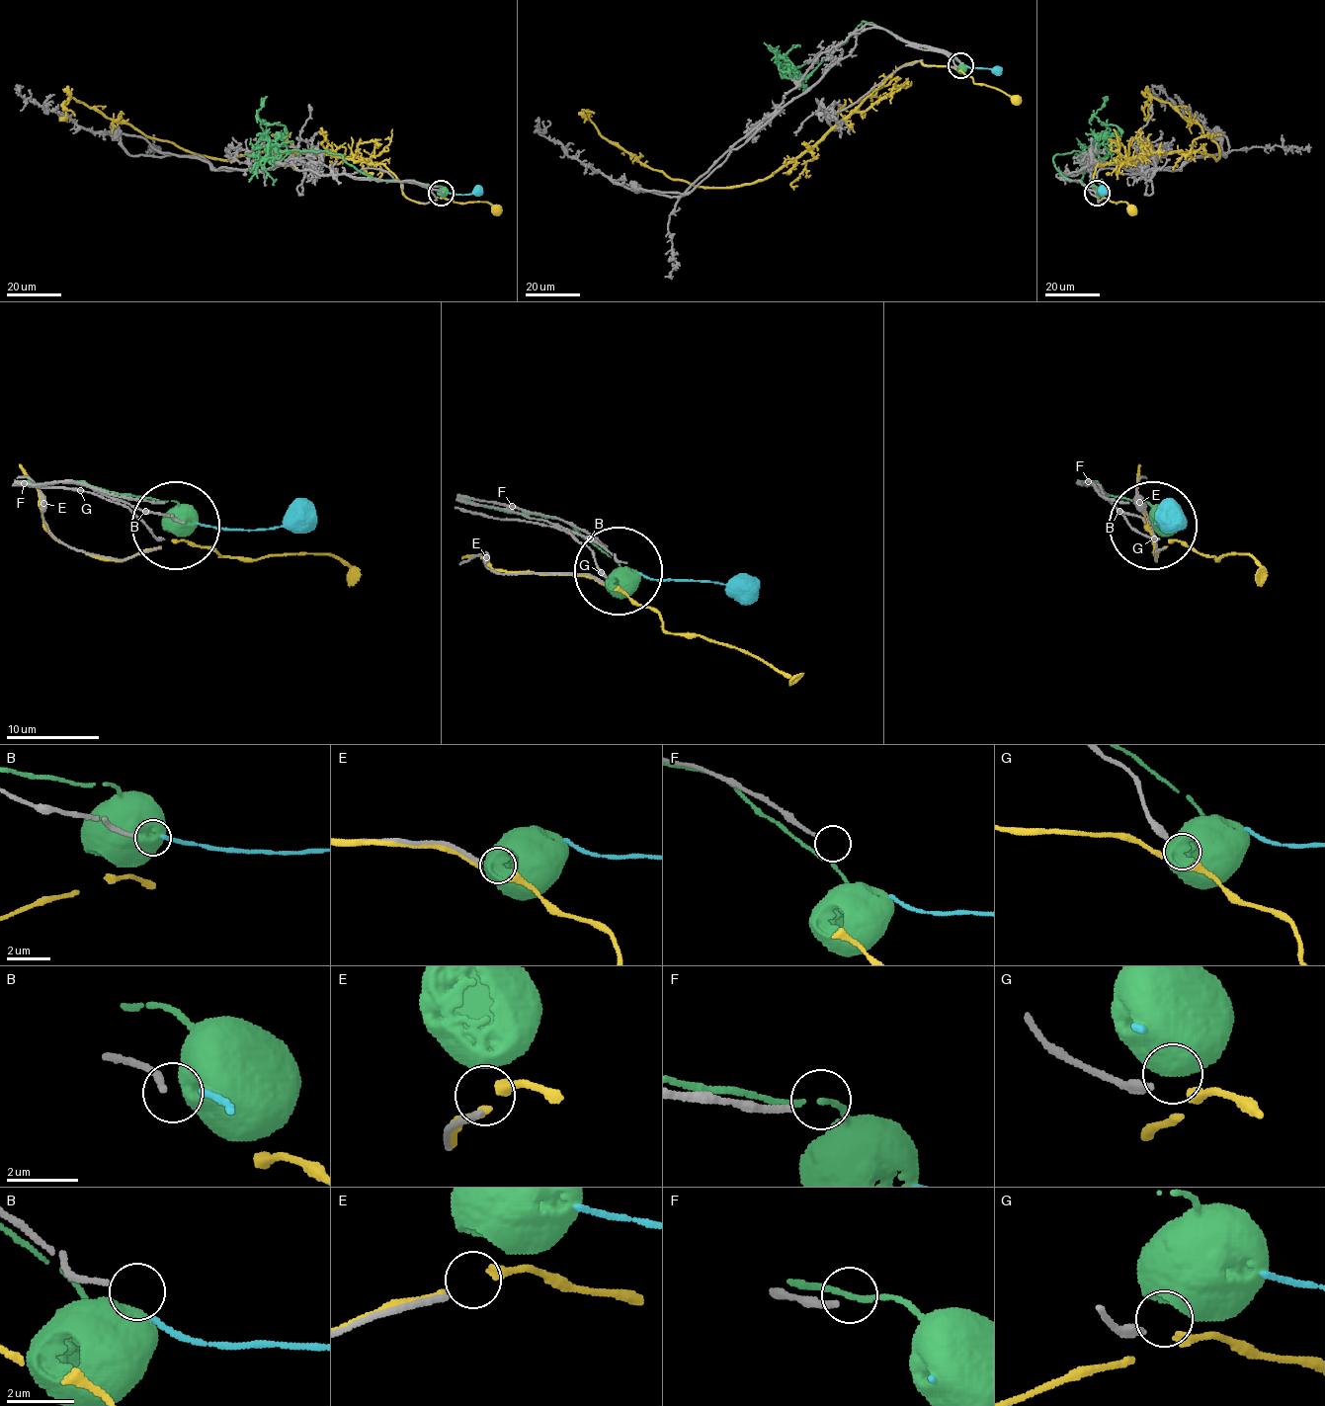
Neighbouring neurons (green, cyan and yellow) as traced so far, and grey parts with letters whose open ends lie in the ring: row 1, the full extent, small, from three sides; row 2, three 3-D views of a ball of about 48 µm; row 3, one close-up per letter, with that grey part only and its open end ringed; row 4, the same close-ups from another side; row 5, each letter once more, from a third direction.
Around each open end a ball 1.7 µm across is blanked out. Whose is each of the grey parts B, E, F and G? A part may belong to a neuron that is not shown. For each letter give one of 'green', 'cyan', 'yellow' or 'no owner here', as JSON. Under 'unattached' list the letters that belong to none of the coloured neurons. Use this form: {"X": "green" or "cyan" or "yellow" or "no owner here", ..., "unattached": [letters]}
{"B": "no owner here", "E": "no owner here", "F": "no owner here", "G": "no owner here", "unattached": ["B", "E", "F", "G"]}

